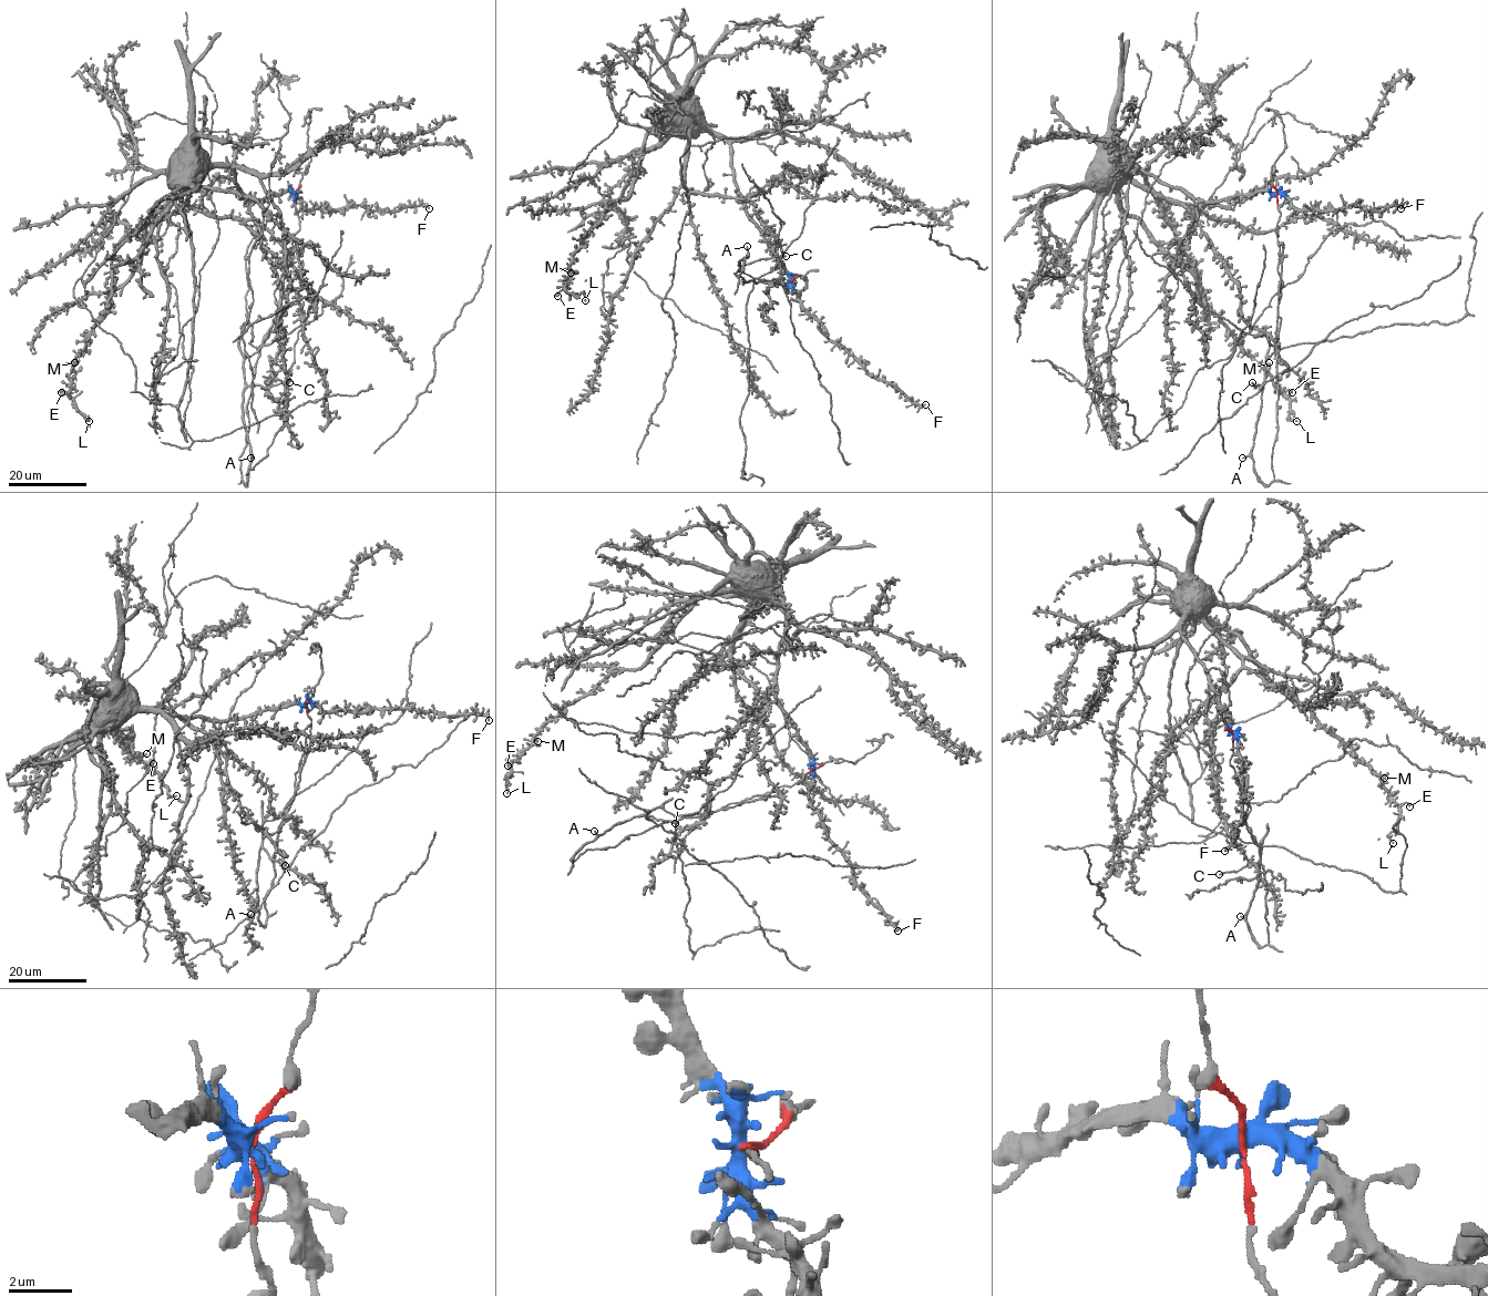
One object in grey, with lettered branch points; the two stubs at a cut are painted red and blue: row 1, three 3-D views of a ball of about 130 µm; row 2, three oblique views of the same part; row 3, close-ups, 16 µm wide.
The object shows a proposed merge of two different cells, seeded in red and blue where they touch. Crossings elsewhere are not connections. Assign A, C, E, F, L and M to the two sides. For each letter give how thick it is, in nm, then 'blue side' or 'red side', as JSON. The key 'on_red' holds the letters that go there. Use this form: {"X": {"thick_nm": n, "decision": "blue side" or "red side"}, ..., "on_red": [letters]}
{"A": {"thick_nm": 140, "decision": "red side"}, "C": {"thick_nm": 160, "decision": "red side"}, "E": {"thick_nm": 360, "decision": "blue side"}, "F": {"thick_nm": 200, "decision": "blue side"}, "L": {"thick_nm": 160, "decision": "blue side"}, "M": {"thick_nm": 320, "decision": "blue side"}, "on_red": ["A", "C"]}

